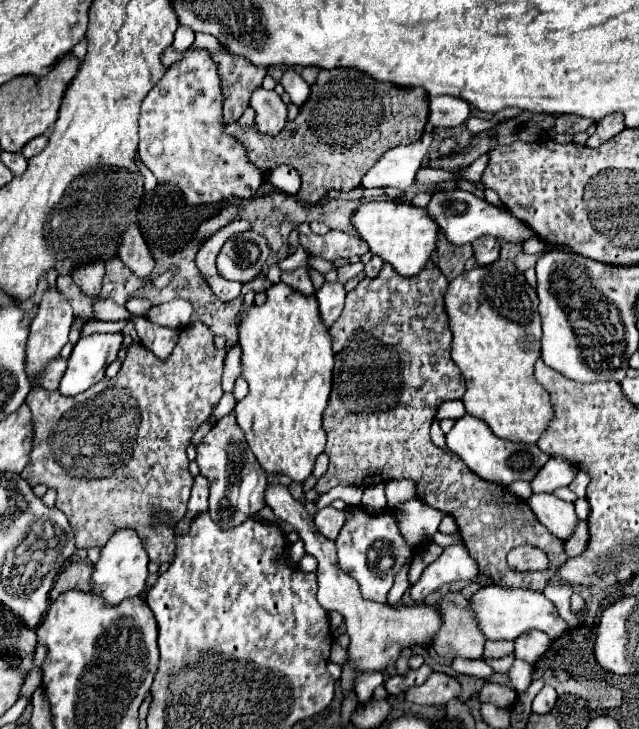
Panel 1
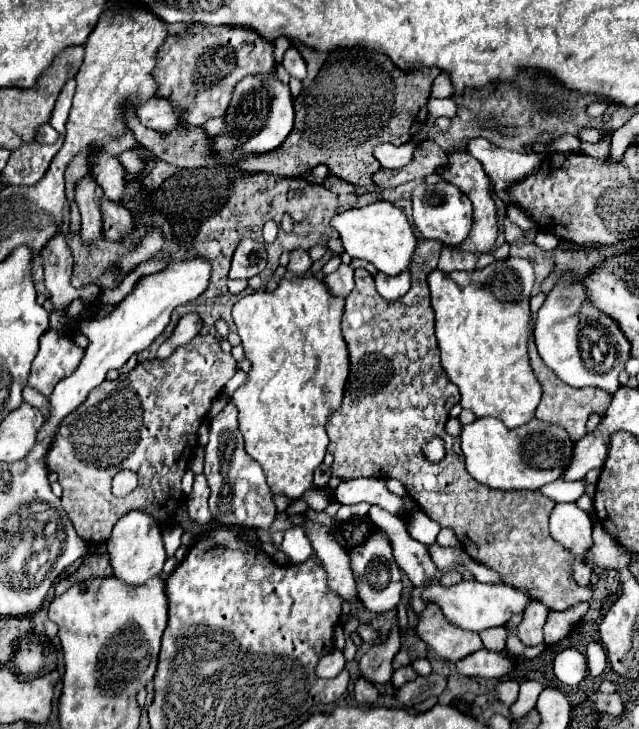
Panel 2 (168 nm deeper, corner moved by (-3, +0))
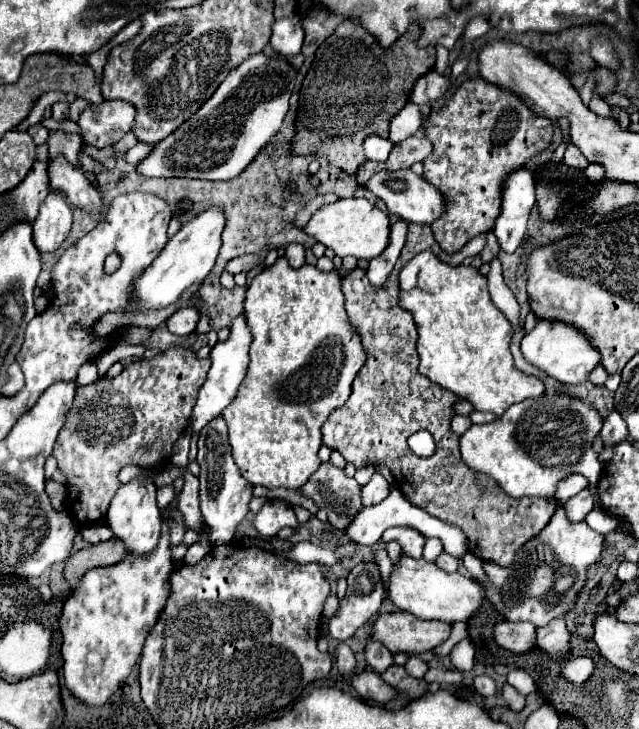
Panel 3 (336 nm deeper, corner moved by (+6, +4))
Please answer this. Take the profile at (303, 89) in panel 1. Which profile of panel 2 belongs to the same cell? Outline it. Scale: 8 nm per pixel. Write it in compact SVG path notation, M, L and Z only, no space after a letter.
M291 46L291 48L283 54L283 66L287 68L287 72L289 72L293 78L303 80L303 78L307 76L305 60L303 60L303 56L299 54L299 50L297 50L295 46Z

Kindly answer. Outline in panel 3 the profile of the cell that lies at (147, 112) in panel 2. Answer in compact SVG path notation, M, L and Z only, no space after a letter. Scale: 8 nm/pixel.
M104 100L100 106L88 106L78 126L82 130L84 144L104 148L114 146L126 132L130 132L136 120L136 108L122 100Z

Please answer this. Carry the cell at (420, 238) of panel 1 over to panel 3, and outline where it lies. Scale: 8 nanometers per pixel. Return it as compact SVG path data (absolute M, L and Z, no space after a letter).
M344 198L336 204L322 206L310 222L304 226L304 230L314 236L324 246L332 248L336 256L354 256L356 260L374 260L374 256L384 254L384 248L388 248L390 240L390 218L380 208L376 208L366 198Z

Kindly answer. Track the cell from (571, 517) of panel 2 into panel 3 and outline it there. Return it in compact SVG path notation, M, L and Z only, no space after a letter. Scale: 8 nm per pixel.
M558 506L548 526L516 554L520 564L514 564L512 568L500 568L496 564L484 562L484 572L490 580L490 586L482 584L486 598L506 620L546 626L552 618L572 608L576 594L584 584L586 568L600 560L602 546L602 534L588 528L586 522L572 522L566 516L566 510Z

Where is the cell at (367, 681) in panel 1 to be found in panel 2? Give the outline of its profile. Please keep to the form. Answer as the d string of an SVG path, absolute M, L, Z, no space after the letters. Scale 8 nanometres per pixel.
M393 630L387 640L373 644L361 658L359 662L359 670L361 676L365 676L365 680L369 682L389 682L391 674L393 674L393 658L401 648L401 640L399 640L399 632Z

